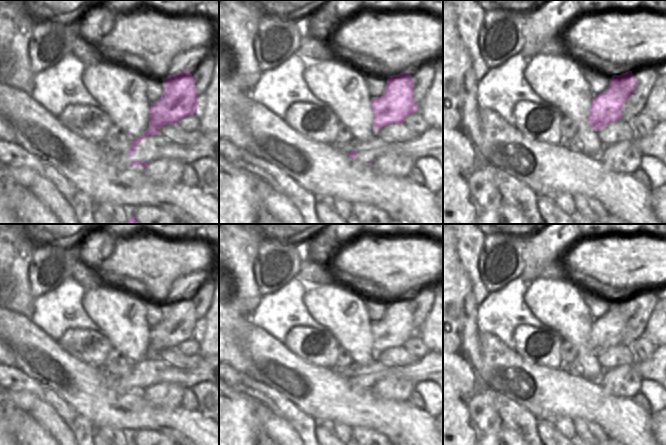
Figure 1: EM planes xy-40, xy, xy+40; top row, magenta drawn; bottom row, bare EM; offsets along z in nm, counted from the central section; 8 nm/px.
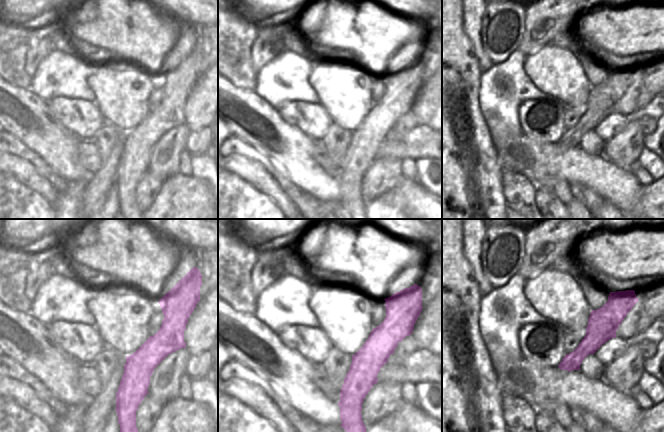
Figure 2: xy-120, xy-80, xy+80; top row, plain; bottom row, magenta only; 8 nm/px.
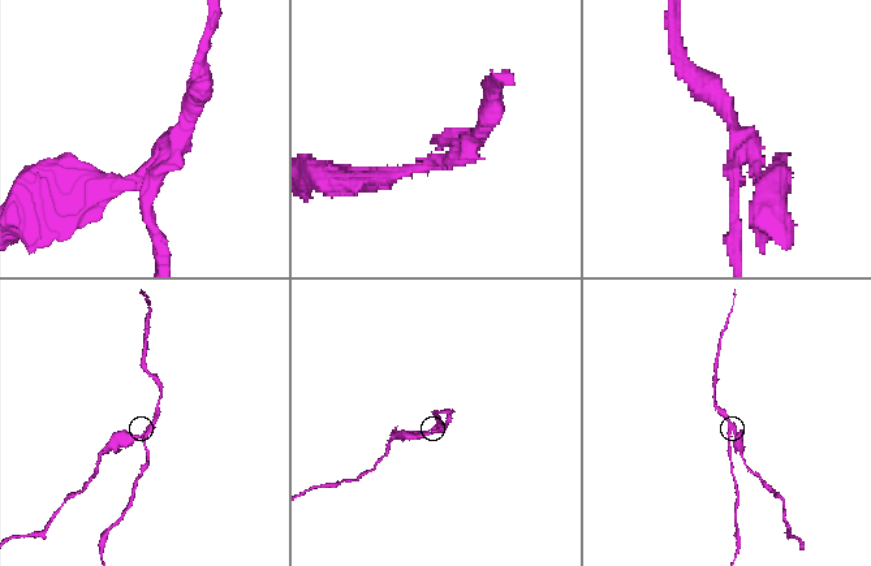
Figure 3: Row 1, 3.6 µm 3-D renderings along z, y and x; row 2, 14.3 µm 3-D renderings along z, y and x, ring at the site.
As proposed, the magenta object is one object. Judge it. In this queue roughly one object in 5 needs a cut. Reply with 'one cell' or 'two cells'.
two cells

